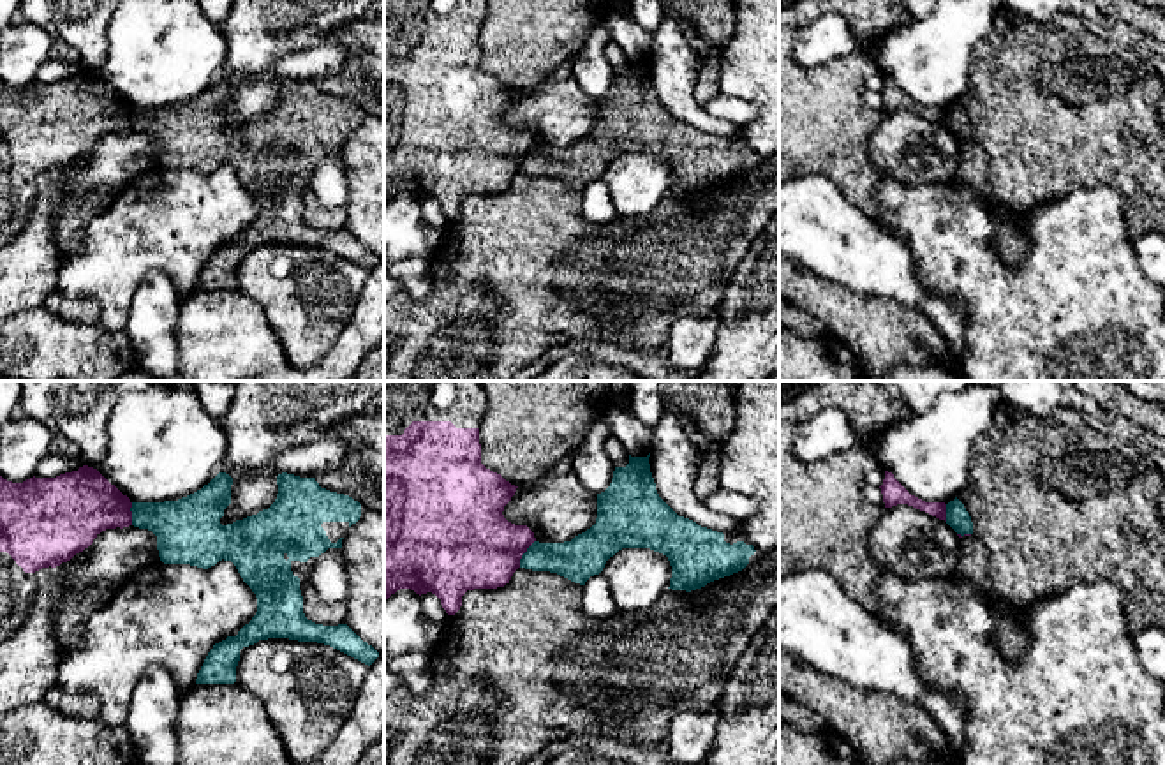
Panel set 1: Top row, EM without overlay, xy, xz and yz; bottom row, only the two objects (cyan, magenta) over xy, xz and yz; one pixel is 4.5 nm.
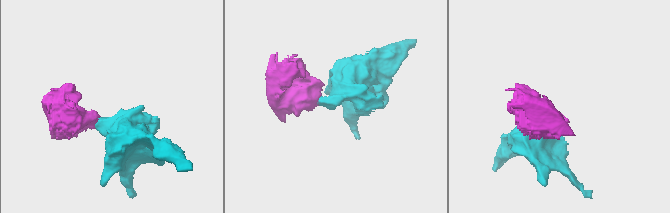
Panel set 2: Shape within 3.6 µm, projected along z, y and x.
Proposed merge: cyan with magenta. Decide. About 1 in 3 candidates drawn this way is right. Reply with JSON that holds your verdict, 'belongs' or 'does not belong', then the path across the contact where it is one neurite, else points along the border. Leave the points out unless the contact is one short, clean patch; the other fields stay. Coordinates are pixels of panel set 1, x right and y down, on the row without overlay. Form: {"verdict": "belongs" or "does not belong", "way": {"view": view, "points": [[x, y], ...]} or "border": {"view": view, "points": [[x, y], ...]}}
{"verdict": "does not belong", "border": {"view": "xz", "points": [[534, 145], [519, 171]]}}

